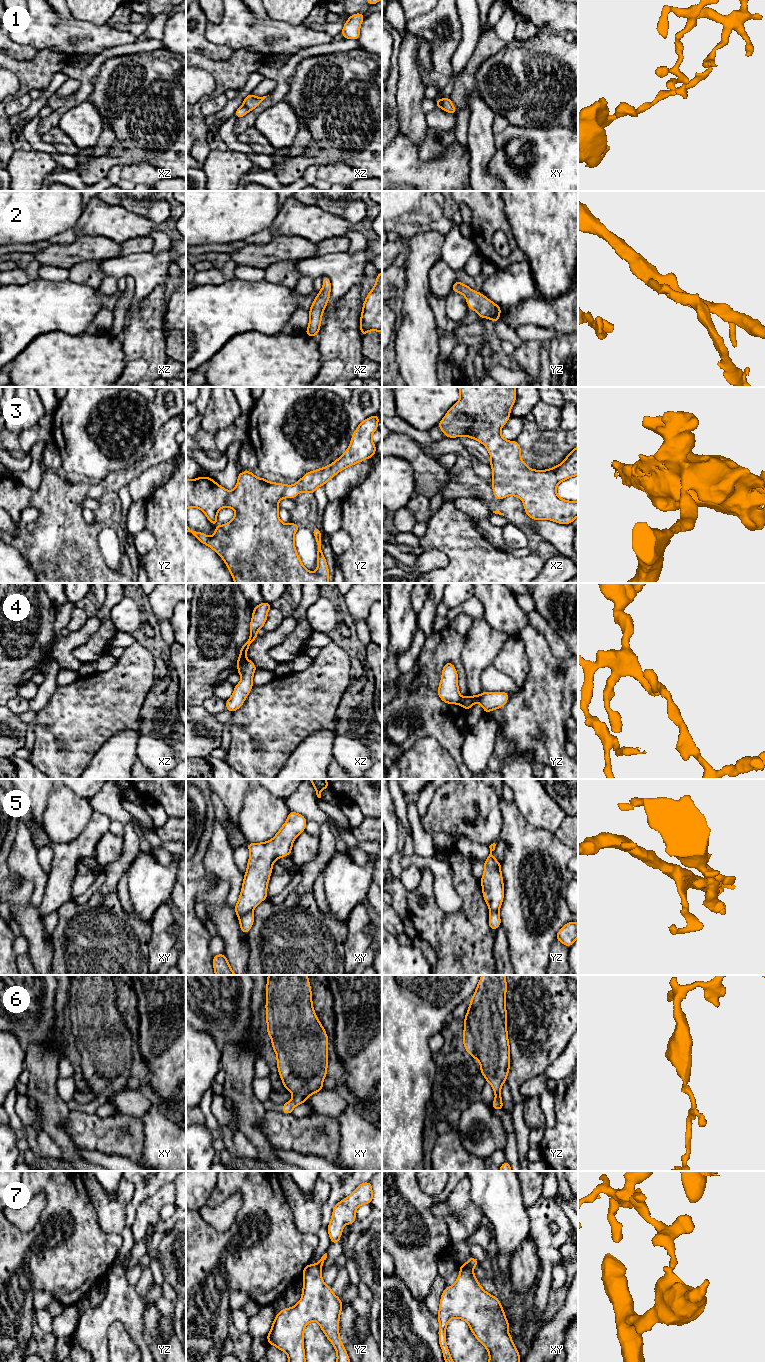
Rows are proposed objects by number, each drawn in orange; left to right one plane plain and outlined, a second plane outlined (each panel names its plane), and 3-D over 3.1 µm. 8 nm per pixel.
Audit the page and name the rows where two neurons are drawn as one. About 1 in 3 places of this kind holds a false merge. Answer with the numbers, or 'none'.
1, 4, 5, 7

